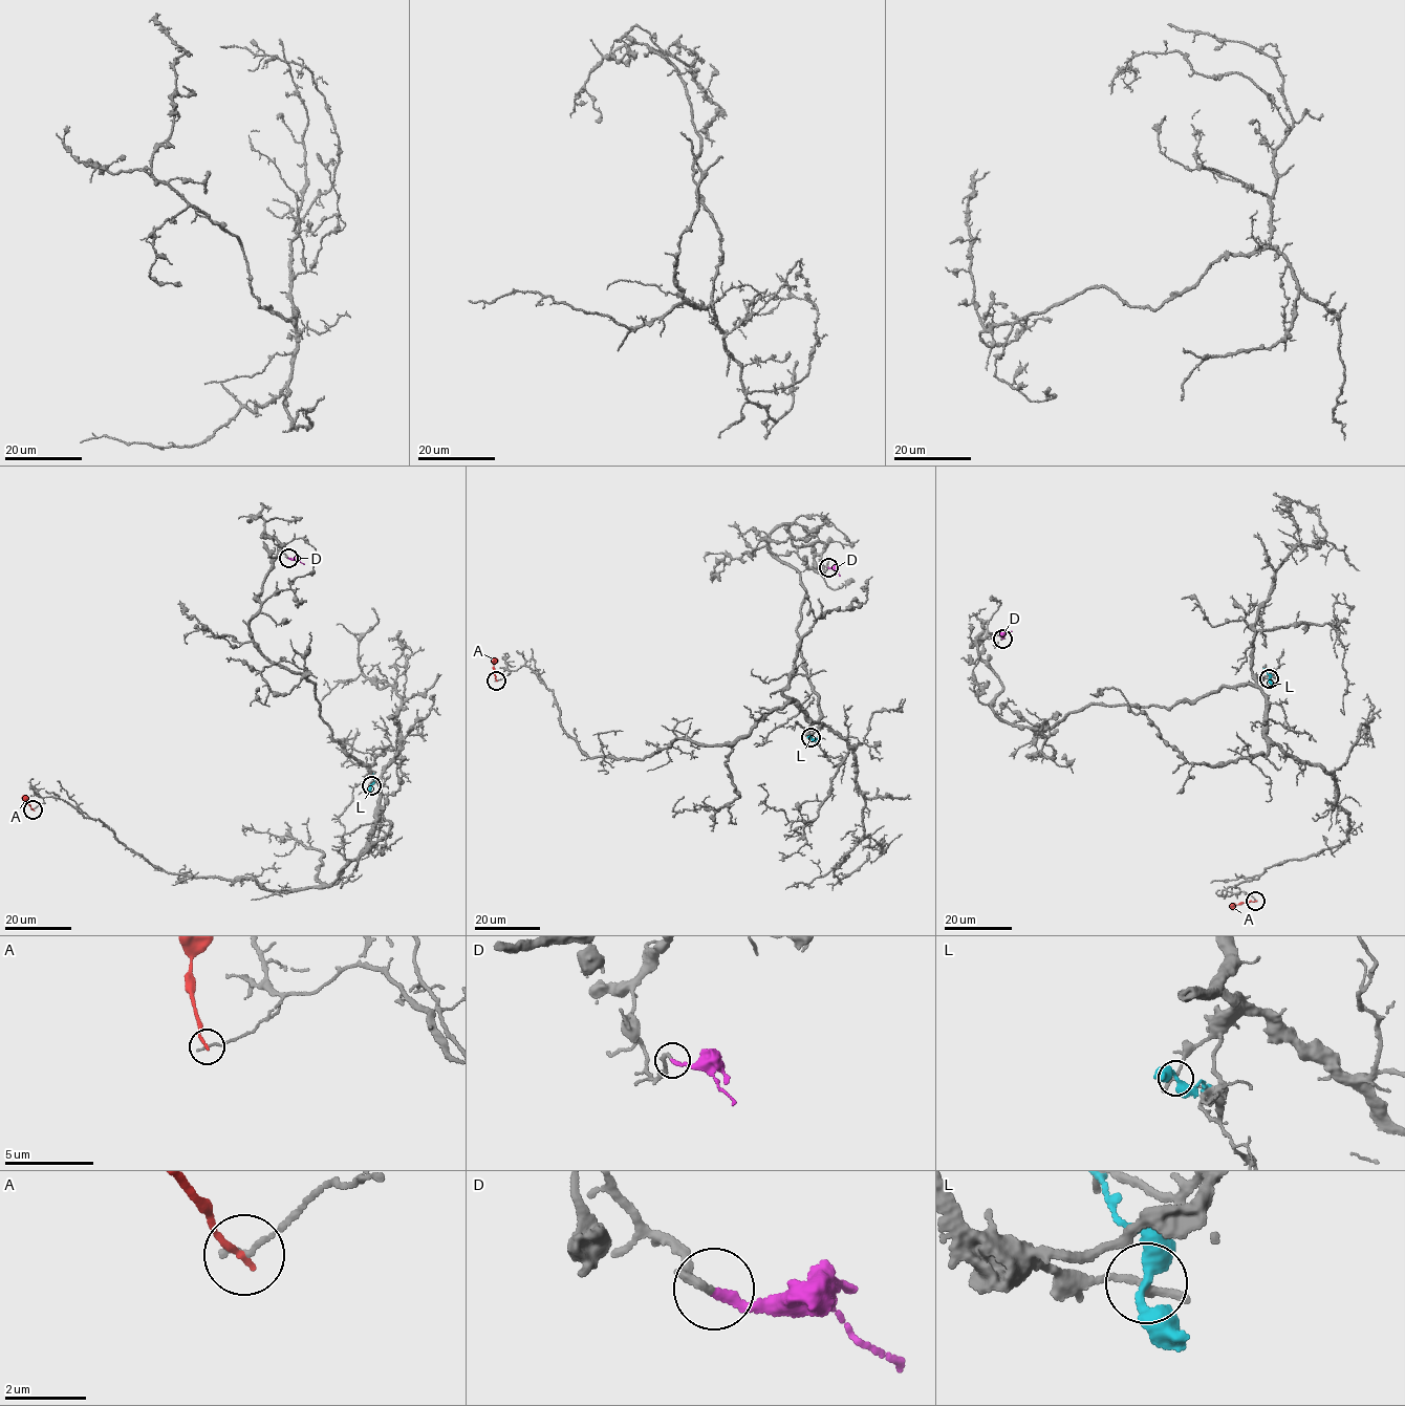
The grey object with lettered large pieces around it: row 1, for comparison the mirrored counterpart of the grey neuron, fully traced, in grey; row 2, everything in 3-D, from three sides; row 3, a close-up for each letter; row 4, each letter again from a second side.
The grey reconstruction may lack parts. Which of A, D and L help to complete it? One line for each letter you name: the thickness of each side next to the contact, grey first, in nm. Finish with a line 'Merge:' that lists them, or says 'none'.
D: Thickness 200 nm (grey) against 200 nm
Merge: D

